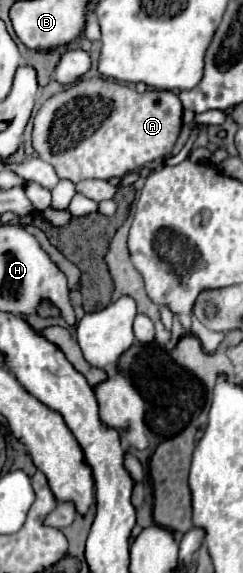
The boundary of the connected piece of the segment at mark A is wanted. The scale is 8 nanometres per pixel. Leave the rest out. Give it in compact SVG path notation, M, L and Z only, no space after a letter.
M82 78L46 100L38 110L34 118L32 146L44 162L54 166L60 178L68 178L74 184L86 178L124 178L148 162L164 160L172 152L182 128L182 110L182 102L178 100L176 92L170 90L146 90L144 94L138 94L134 88L128 88L126 84L118 84L114 80Z

